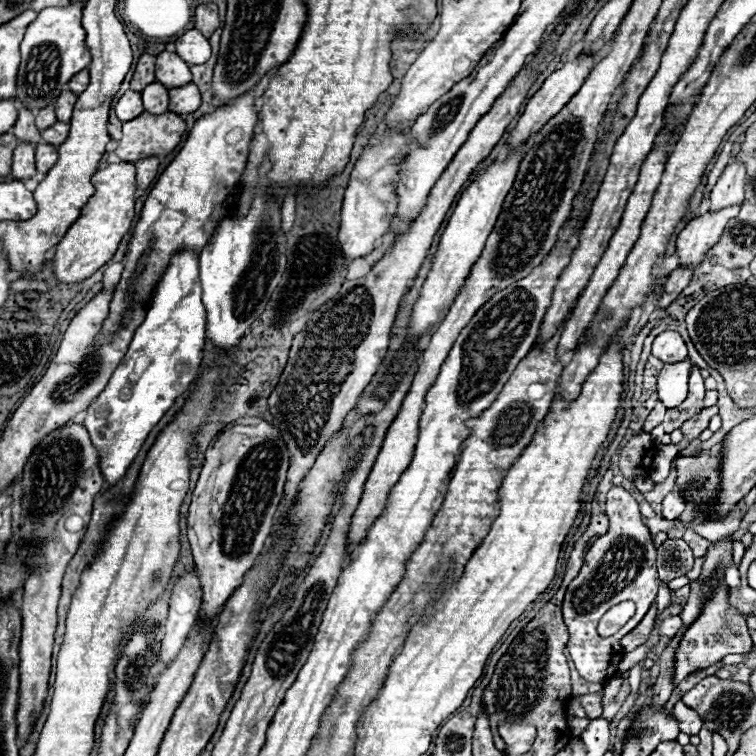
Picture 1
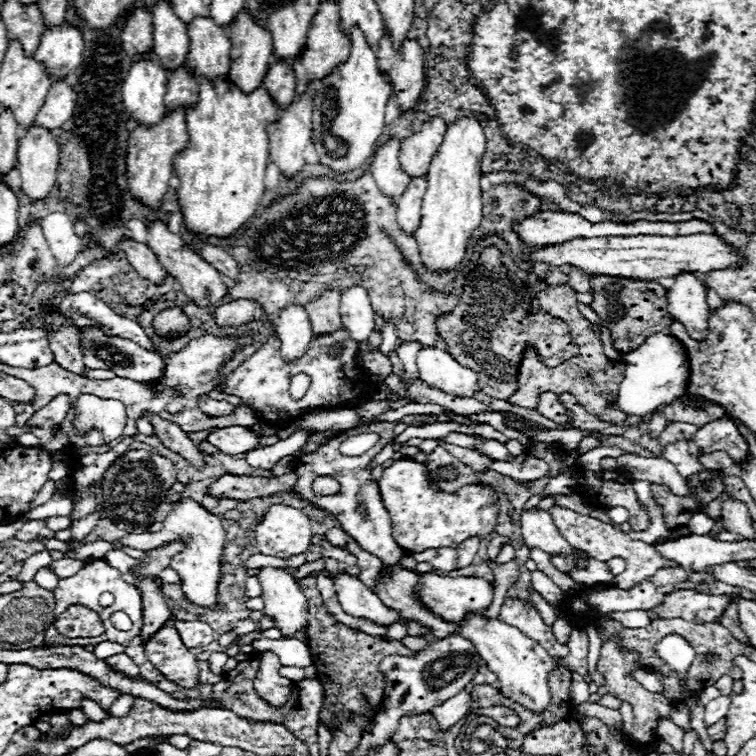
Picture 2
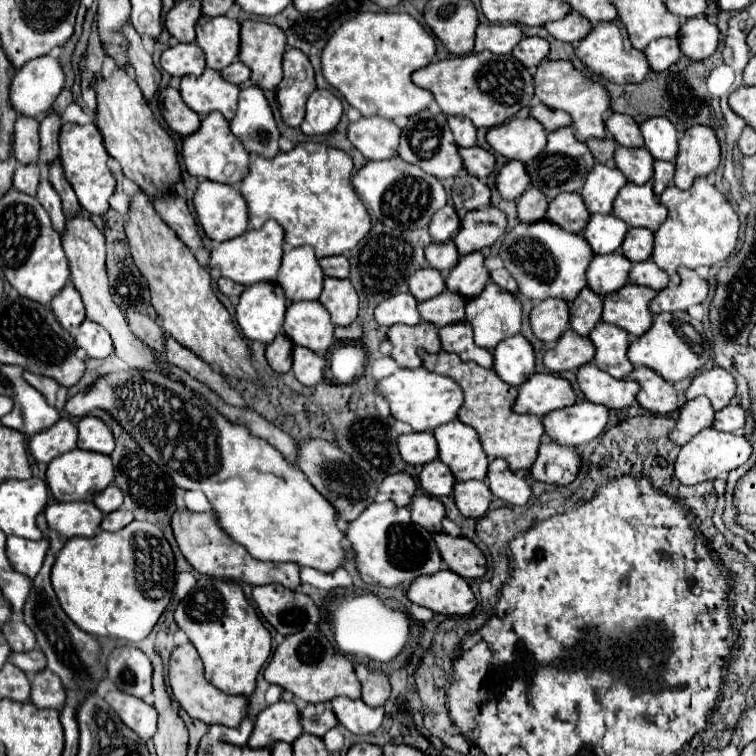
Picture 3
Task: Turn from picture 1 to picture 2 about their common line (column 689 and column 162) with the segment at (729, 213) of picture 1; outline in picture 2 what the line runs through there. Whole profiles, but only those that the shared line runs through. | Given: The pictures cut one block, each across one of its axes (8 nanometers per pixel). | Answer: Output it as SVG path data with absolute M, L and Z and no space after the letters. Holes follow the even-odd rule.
M156 220L148 224L148 246L152 248L152 252L156 252L162 268L176 278L176 282L182 286L182 292L198 306L198 308L208 308L208 306L216 306L226 294L228 294L228 282L222 278L222 274L212 268L206 260L202 260L194 250L188 248L188 244L172 234L164 222Z

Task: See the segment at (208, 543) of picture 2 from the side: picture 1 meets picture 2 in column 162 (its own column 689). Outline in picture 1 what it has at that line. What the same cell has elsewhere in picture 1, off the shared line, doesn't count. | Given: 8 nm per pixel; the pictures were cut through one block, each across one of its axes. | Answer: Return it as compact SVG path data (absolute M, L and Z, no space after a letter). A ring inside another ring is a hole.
M688 528L688 530L684 532L684 540L686 540L686 542L688 542L688 546L694 550L694 558L702 558L702 556L706 554L708 546L710 546L710 542L708 542L706 538L698 536L692 528Z

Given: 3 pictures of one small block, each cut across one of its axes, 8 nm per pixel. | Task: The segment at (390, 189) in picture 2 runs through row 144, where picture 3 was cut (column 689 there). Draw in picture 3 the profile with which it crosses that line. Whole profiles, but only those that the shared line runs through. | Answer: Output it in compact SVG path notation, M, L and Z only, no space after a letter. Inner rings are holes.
M714 366L714 368L710 368L706 372L700 372L692 378L692 382L686 390L686 400L692 400L700 394L704 394L712 402L714 410L720 410L726 404L730 404L730 400L734 398L736 382L730 376L730 372Z

